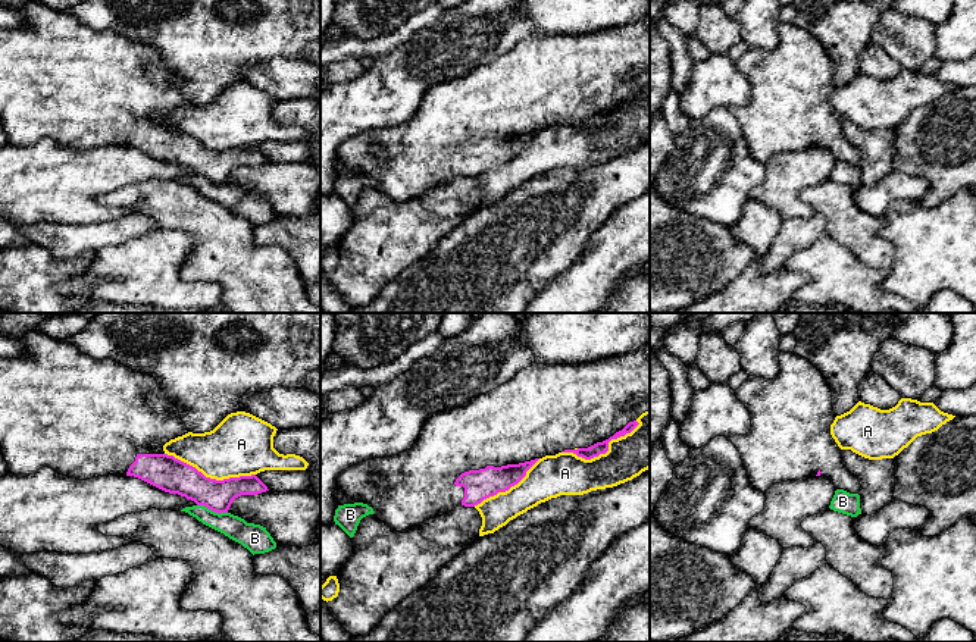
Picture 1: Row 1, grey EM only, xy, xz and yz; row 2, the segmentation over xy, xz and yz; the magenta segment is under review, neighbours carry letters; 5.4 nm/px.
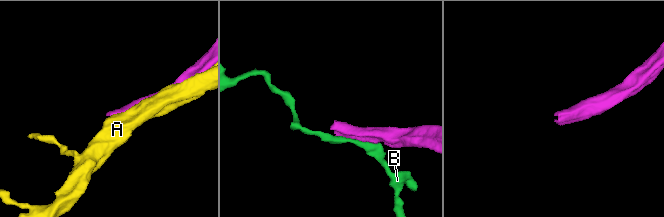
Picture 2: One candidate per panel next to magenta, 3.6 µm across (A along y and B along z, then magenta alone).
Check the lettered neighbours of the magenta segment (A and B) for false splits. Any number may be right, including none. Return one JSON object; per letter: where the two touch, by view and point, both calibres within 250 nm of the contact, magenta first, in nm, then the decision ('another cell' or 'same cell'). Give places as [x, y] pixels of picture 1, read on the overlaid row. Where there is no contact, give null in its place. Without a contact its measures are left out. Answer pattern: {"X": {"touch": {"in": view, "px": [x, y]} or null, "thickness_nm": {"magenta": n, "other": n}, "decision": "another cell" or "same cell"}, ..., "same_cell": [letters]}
{"A": {"touch": {"in": "xy", "px": [209, 478]}, "thickness_nm": {"magenta": 190, "other": 340}, "decision": "another cell"}, "B": {"touch": {"in": "xy", "px": [212, 510]}, "thickness_nm": {"magenta": 180, "other": 140}, "decision": "another cell"}, "same_cell": []}

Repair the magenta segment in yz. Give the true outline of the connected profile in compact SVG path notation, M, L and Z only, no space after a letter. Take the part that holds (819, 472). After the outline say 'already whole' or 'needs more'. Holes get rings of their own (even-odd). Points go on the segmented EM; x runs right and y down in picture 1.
M781 353L779 363L781 370L773 379L750 376L735 391L750 411L751 430L735 435L731 441L741 454L751 485L766 492L781 482L825 476L836 489L858 494L861 485L844 466L841 448L830 435L836 416L826 379L817 367L795 353Z | needs more

